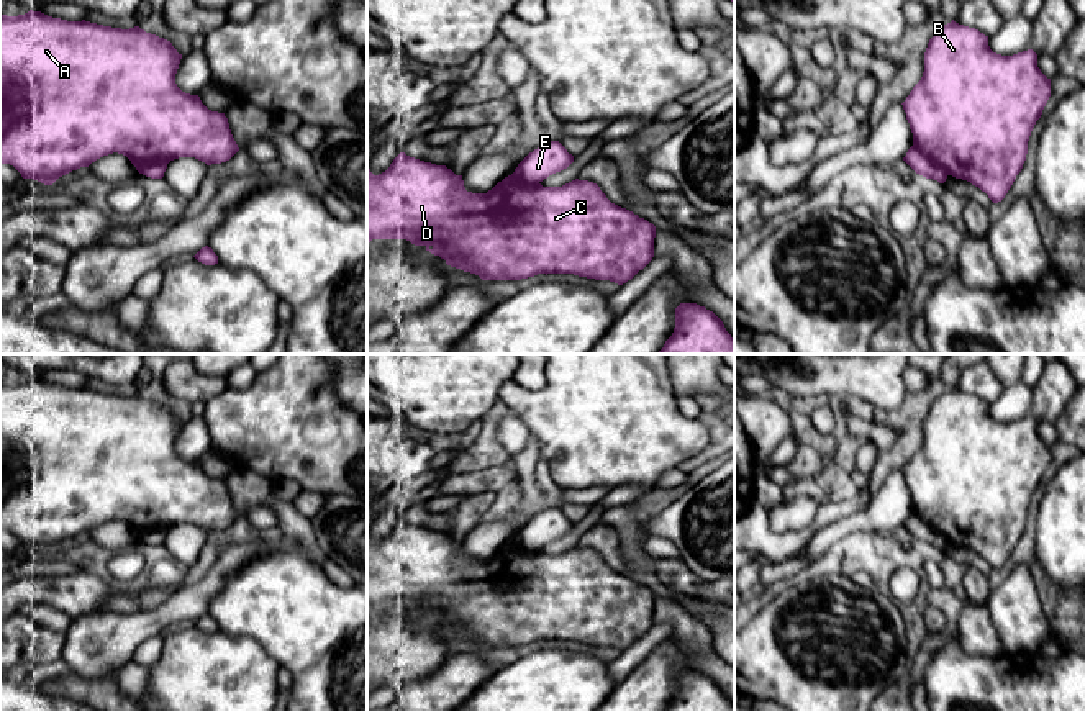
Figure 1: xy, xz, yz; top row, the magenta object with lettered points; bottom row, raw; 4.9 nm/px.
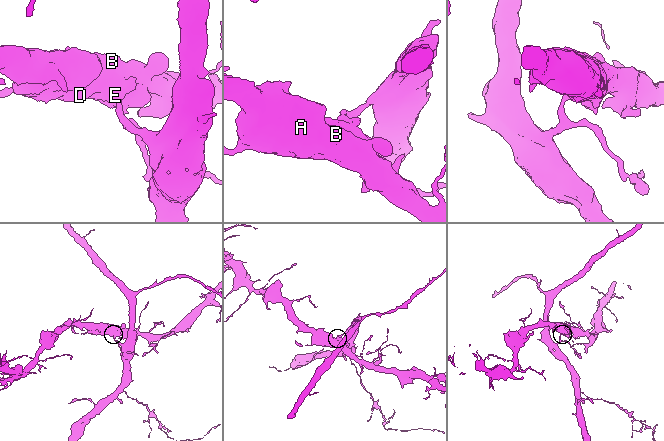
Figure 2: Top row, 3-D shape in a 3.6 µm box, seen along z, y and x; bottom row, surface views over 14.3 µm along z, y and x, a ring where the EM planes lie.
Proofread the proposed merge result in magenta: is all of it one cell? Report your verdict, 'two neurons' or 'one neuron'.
two neurons

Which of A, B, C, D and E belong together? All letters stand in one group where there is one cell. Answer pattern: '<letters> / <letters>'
A B C D / E

